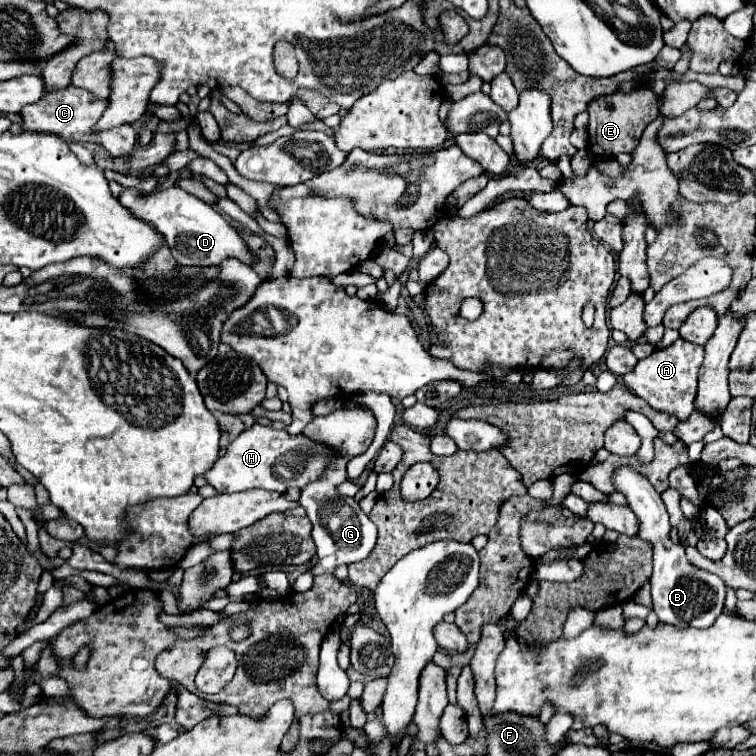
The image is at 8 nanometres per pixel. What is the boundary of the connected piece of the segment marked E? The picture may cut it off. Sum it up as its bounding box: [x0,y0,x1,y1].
[588,85,658,159]

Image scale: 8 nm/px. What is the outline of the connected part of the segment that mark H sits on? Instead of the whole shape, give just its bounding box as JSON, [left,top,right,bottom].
[206,423,336,493]

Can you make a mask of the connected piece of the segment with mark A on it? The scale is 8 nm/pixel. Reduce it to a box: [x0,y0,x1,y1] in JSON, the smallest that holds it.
[624,339,704,421]

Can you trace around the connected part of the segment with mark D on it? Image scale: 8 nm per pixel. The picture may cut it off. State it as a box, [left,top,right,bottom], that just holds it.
[120,185,252,265]

